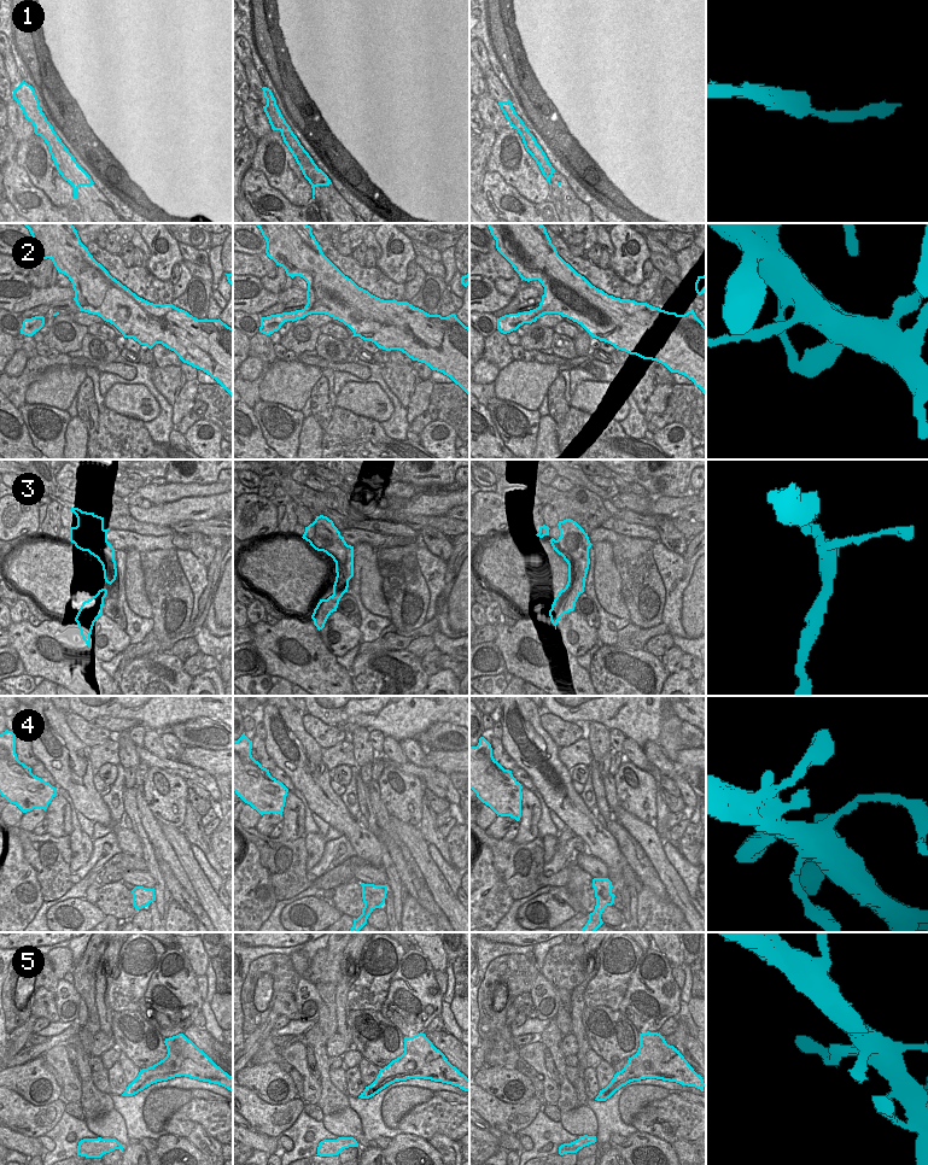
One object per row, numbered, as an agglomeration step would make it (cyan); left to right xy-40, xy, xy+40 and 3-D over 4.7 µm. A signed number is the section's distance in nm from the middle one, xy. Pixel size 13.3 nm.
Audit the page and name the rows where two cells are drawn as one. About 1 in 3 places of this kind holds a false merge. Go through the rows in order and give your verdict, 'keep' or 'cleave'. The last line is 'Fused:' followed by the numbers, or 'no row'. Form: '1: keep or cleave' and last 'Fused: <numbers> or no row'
1: cleave
2: cleave
3: cleave
4: cleave
5: keep
Fused: 1, 2, 3, 4

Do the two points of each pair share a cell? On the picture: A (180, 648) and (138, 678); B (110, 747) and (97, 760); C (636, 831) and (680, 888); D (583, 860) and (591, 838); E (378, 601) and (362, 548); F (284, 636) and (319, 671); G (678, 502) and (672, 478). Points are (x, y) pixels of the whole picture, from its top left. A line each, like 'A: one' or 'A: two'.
A: two
B: one
C: one
D: two
E: one
F: one
G: two

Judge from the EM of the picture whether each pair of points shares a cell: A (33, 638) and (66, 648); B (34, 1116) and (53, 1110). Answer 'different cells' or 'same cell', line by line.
A: same cell
B: same cell

